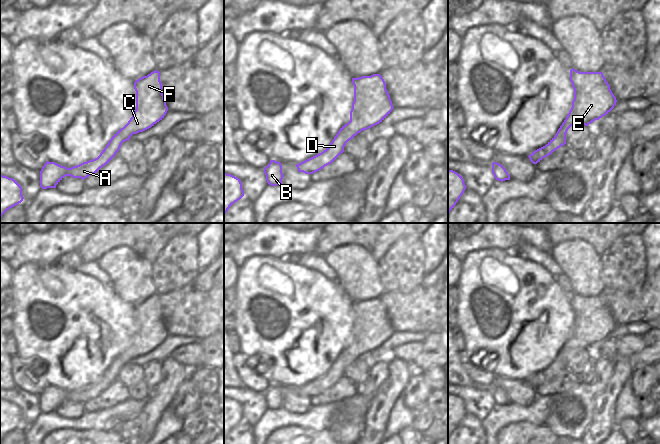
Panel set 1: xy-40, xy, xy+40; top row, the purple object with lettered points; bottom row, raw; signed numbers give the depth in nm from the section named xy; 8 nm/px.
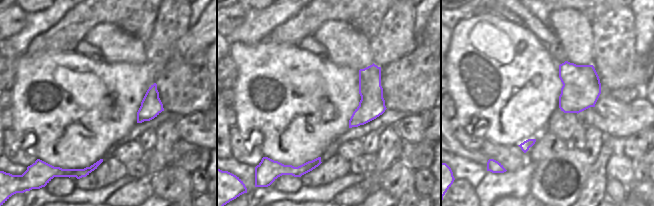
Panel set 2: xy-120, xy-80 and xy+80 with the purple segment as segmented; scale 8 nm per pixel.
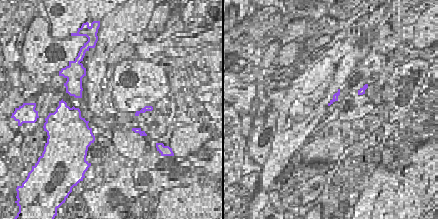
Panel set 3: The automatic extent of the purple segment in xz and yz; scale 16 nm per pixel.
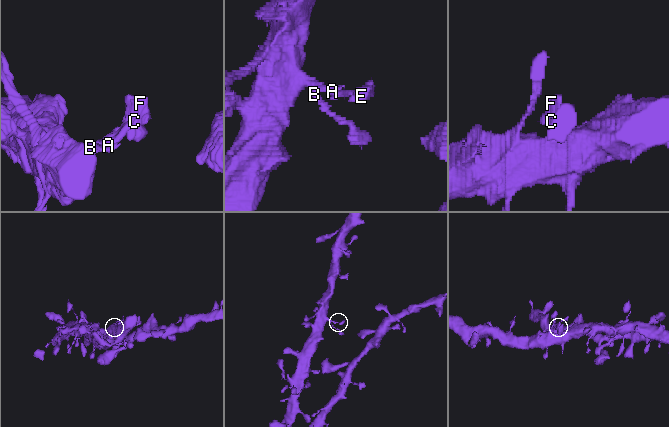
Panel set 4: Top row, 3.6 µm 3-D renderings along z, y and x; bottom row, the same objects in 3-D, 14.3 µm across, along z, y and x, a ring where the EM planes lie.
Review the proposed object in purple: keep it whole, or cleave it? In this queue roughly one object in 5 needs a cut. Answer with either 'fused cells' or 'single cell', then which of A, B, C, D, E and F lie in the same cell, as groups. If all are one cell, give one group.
single cell; A B C D E F

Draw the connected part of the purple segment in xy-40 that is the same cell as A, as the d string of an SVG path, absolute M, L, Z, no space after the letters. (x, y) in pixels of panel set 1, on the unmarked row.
M155 294L136 304L134 313L136 315L136 333L132 341L123 352L112 360L100 379L71 392L46 385L40 395L40 411L42 413L56 412L56 409L65 400L84 404L91 398L95 398L112 384L123 366L130 364L133 358L151 352L164 342L168 331L162 317L159 295Z

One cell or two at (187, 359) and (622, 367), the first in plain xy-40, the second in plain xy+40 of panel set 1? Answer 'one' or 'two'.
two

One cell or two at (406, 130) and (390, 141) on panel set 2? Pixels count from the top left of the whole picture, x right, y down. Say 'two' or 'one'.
two

